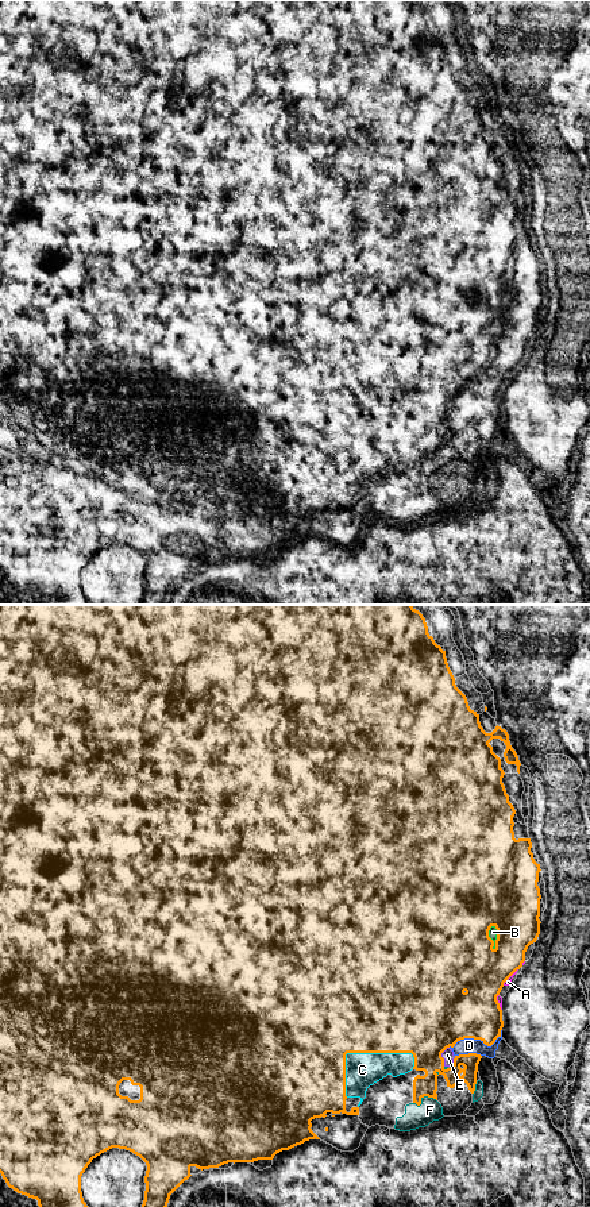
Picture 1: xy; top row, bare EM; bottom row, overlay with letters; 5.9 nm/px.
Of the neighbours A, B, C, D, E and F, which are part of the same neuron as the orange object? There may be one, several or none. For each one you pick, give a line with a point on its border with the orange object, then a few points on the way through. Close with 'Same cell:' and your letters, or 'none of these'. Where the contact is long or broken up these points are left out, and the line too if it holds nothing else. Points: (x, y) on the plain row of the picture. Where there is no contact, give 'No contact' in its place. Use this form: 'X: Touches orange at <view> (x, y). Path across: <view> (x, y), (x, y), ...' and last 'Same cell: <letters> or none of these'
A: Touches orange at xy (511, 370)
B: Touches orange at xy (497, 332). Path across: xy (458, 347), (497, 332), (493, 327)
C: Touches orange at xy (359, 447)
D: Touches orange at xy (477, 434)
E: Touches orange at xy (440, 451)
F: Touches orange at xy (423, 492)
Same cell: A, B, C, D, E, F

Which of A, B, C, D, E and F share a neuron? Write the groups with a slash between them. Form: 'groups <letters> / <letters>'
groups A B C D E F

